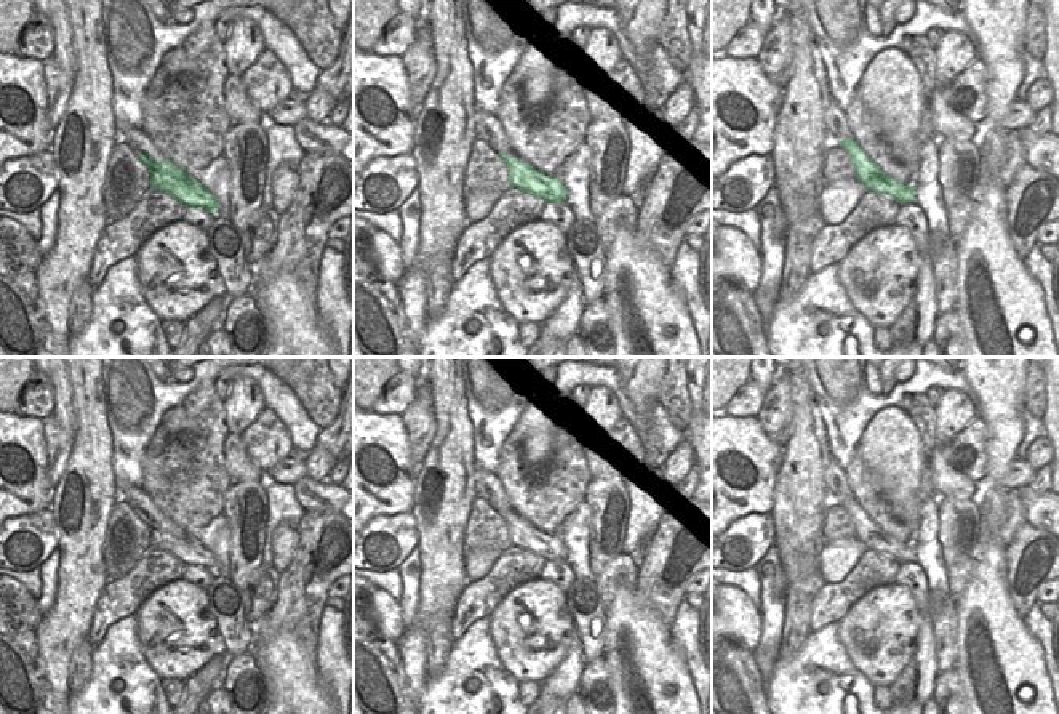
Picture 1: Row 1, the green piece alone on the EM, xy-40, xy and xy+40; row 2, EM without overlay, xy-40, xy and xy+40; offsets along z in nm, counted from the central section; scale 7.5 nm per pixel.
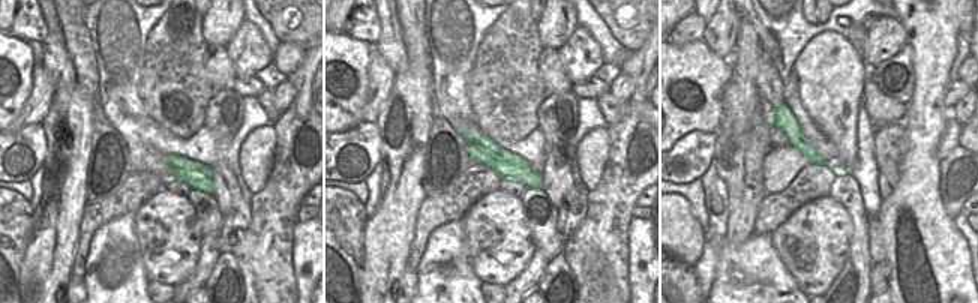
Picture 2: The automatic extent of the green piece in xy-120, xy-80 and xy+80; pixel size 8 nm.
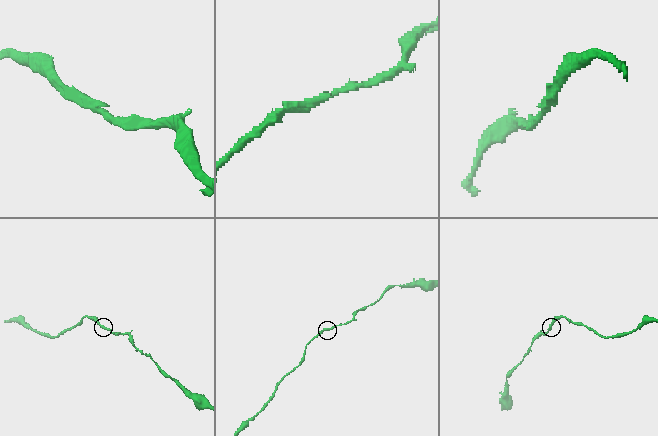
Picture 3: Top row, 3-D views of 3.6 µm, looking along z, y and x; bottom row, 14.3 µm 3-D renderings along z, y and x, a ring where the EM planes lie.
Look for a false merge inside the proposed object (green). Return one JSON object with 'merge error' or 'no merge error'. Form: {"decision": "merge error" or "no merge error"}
{"decision": "no merge error"}

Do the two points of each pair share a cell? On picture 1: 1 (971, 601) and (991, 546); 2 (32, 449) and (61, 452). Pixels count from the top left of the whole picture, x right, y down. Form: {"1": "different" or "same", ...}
{"1": "same", "2": "different"}

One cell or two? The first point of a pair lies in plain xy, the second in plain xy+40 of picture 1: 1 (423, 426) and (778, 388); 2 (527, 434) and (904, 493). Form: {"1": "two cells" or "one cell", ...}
{"1": "one cell", "2": "one cell"}

